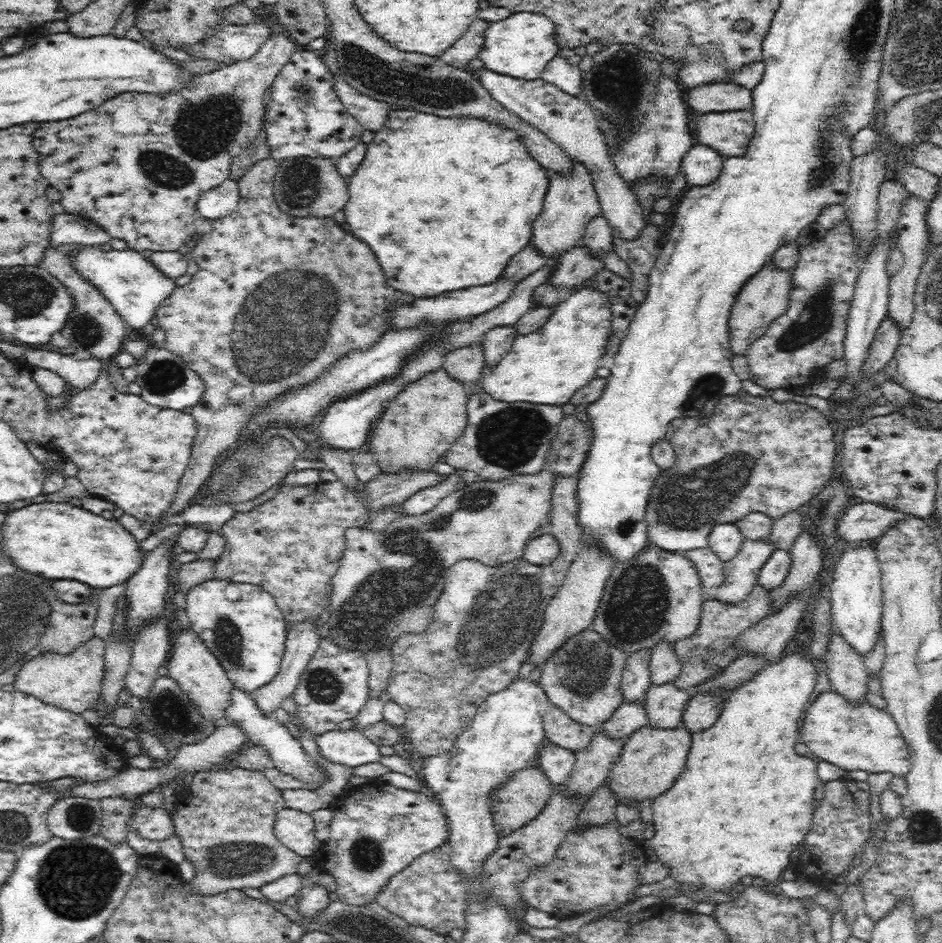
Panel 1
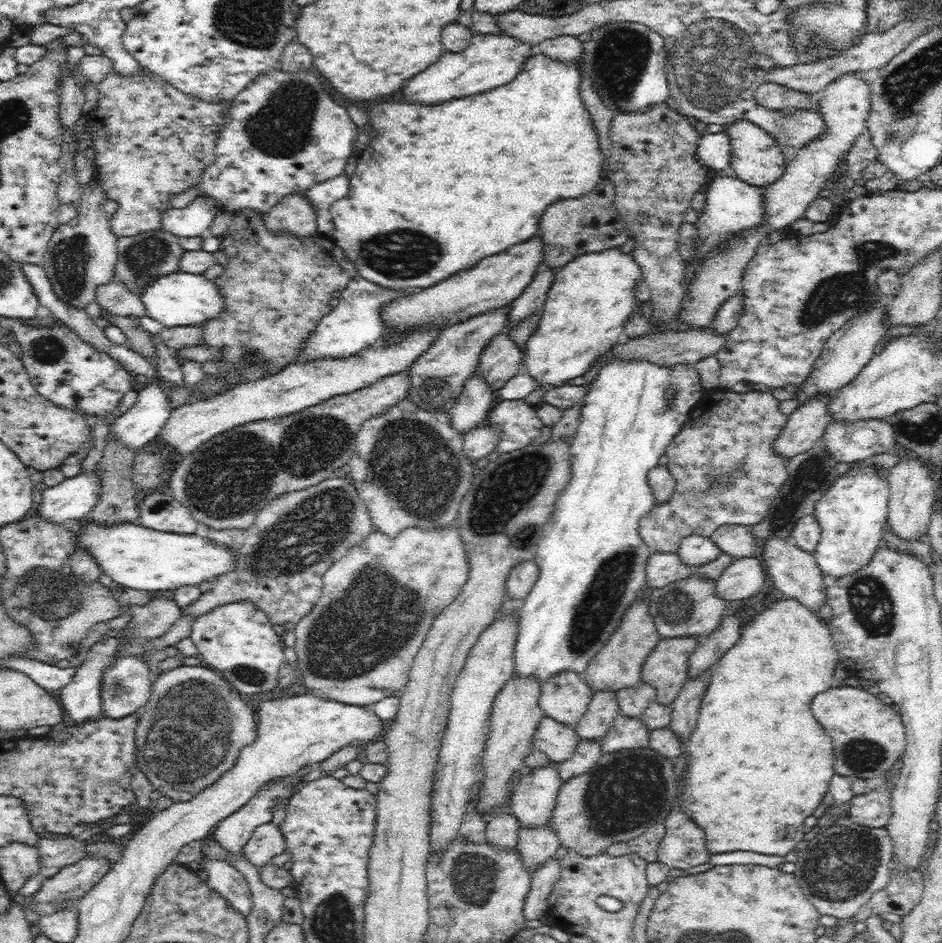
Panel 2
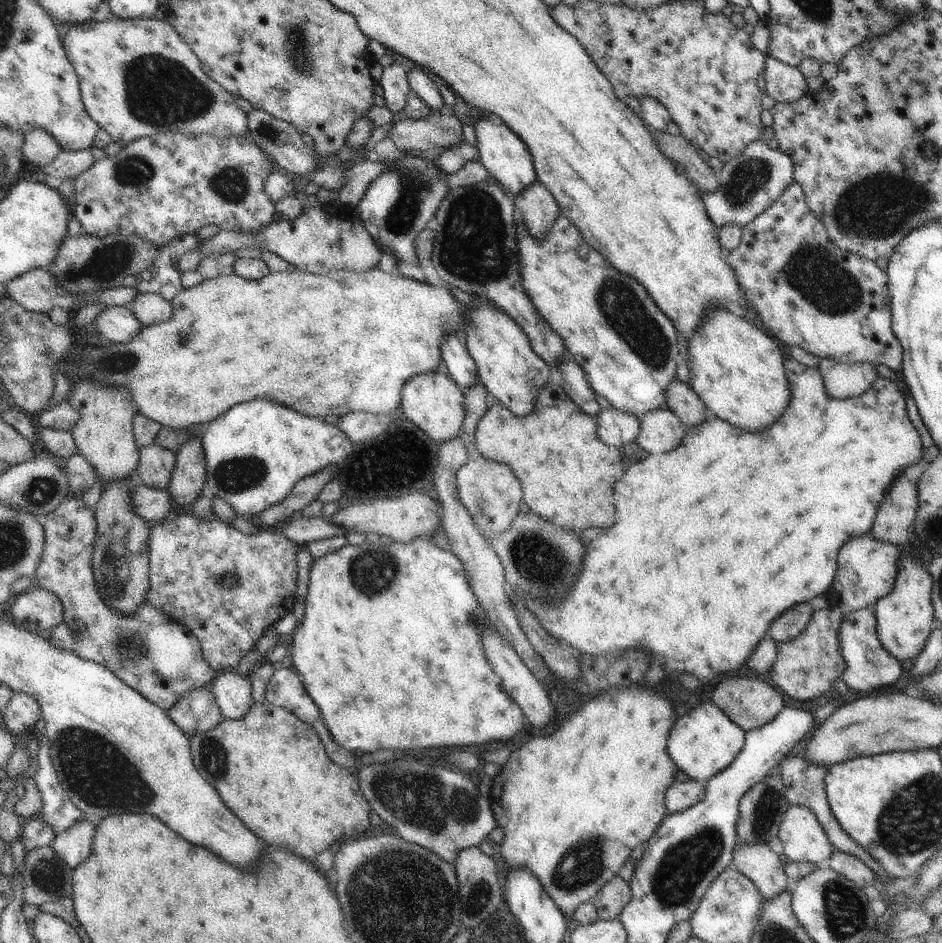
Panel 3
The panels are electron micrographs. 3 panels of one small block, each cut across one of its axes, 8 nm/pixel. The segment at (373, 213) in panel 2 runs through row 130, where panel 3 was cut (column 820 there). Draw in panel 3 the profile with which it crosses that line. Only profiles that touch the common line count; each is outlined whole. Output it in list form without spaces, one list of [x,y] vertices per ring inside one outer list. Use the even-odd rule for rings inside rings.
[[[786,358],[784,370],[786,370],[788,384],[792,388],[792,400],[788,408],[784,410],[784,414],[780,416],[780,420],[776,420],[776,424],[772,424],[764,432],[746,432],[710,414],[710,418],[704,424],[696,428],[688,428],[686,436],[674,450],[666,454],[652,454],[646,460],[634,464],[630,470],[626,470],[624,478],[618,482],[614,492],[616,524],[606,534],[590,542],[586,550],[588,554],[584,560],[582,578],[578,580],[570,596],[564,600],[564,604],[558,604],[558,602],[548,604],[548,602],[534,600],[526,592],[522,592],[518,586],[506,584],[508,602],[512,604],[516,600],[522,600],[528,606],[526,610],[536,614],[534,618],[538,618],[538,624],[548,632],[548,636],[552,636],[560,644],[568,644],[568,648],[572,644],[586,654],[618,654],[626,648],[642,646],[652,656],[662,658],[664,670],[670,678],[682,672],[692,672],[698,678],[714,678],[718,674],[720,677],[725,677],[726,673],[736,673],[742,666],[746,666],[758,642],[767,636],[772,622],[782,616],[786,608],[792,608],[794,604],[800,604],[800,602],[809,603],[817,596],[827,593],[835,578],[837,558],[842,546],[848,540],[856,536],[864,536],[871,531],[876,512],[882,500],[886,498],[890,486],[894,484],[896,476],[900,472],[905,472],[912,464],[918,464],[922,460],[922,450],[924,450],[920,434],[908,418],[908,412],[906,412],[908,406],[903,394],[898,390],[896,382],[892,382],[890,378],[878,378],[868,391],[856,398],[836,400],[828,396],[818,368],[808,368],[792,358]]]

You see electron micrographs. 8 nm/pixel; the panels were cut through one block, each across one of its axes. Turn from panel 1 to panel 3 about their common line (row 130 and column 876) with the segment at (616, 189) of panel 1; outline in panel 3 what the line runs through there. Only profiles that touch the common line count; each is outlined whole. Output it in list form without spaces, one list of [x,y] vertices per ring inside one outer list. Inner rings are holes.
[[[870,532],[848,540],[838,554],[838,566],[834,581],[826,593],[831,607],[840,608],[845,614],[878,603],[894,588],[898,562],[904,555],[896,544],[880,542],[872,538]]]

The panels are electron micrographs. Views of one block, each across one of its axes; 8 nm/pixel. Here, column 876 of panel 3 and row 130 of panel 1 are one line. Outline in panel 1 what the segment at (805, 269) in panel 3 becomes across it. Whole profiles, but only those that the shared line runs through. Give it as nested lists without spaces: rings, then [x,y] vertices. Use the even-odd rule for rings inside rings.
[[[311,49],[296,51],[276,75],[271,91],[272,102],[268,106],[266,116],[264,116],[264,127],[266,128],[267,144],[270,148],[270,157],[281,163],[287,158],[299,156],[312,158],[340,158],[344,153],[350,152],[362,142],[361,138],[365,129],[356,121],[339,100],[332,73],[333,68],[329,68],[322,59],[321,53]]]

